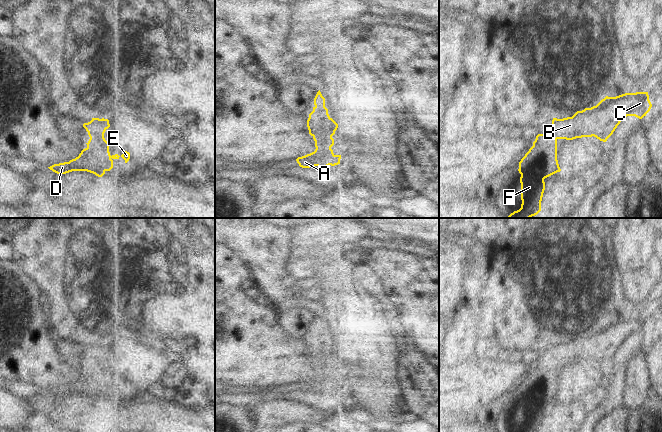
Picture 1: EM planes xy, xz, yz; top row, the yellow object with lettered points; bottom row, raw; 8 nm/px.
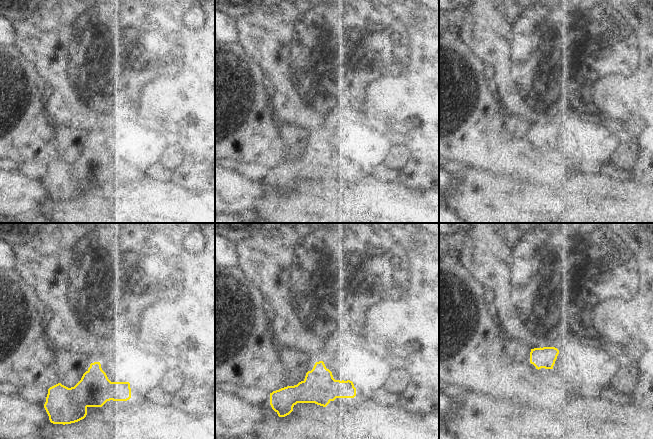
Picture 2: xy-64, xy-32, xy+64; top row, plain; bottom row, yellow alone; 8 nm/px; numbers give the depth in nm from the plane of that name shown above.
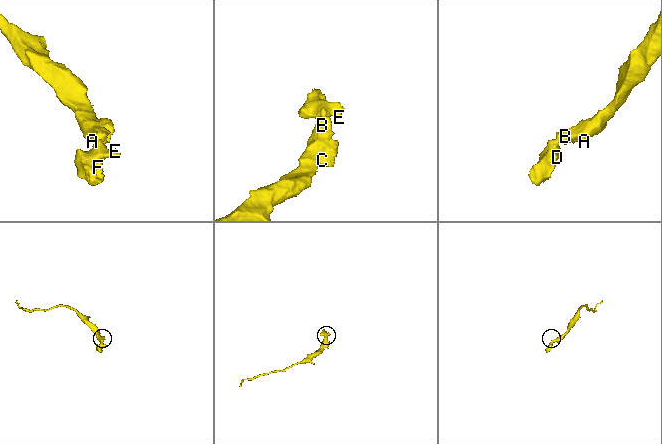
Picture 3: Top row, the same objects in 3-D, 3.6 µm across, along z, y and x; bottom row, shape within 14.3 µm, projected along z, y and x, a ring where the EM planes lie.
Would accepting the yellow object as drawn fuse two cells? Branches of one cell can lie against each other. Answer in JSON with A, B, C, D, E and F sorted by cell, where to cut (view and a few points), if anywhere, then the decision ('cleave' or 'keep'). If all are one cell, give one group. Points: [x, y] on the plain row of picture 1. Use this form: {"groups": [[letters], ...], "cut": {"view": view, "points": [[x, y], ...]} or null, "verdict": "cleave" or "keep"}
{"groups": [["A", "B", "C", "D", "E", "F"]], "cut": null, "verdict": "keep"}

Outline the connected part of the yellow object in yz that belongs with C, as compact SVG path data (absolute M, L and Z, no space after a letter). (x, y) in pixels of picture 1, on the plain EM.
M648 316L606 320L596 330L577 335L572 341L553 342L552 356L538 358L533 370L519 386L521 432L541 432L544 403L560 396L557 364L596 361L606 366L627 340L642 343L652 328Z

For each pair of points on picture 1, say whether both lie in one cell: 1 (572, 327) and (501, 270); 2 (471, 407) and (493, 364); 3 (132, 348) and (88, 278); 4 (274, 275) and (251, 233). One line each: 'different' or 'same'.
1: same
2: same
3: same
4: same

